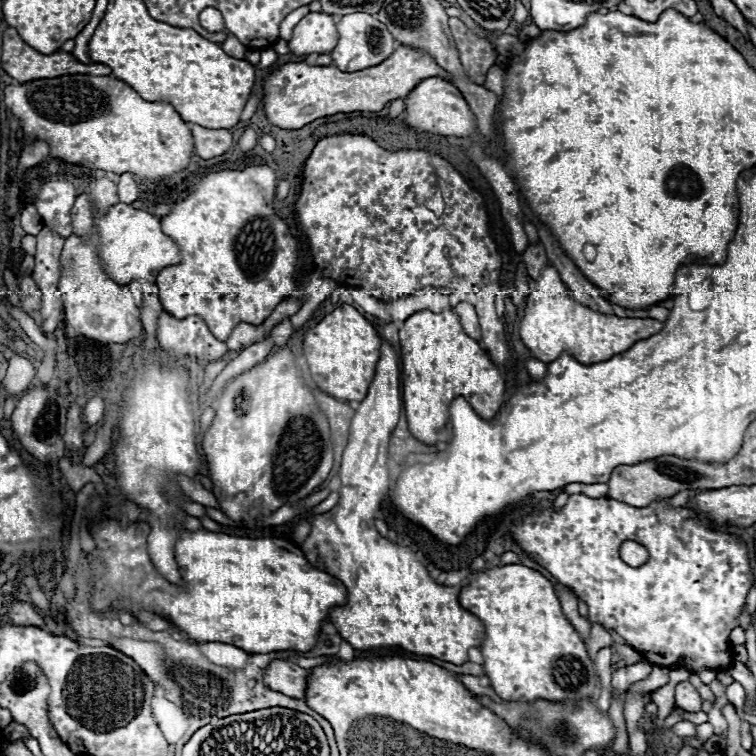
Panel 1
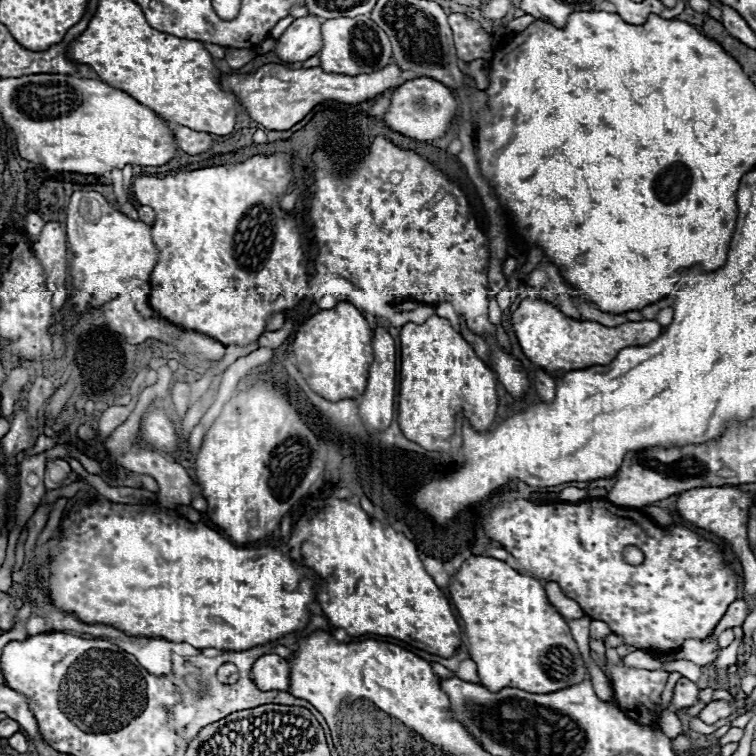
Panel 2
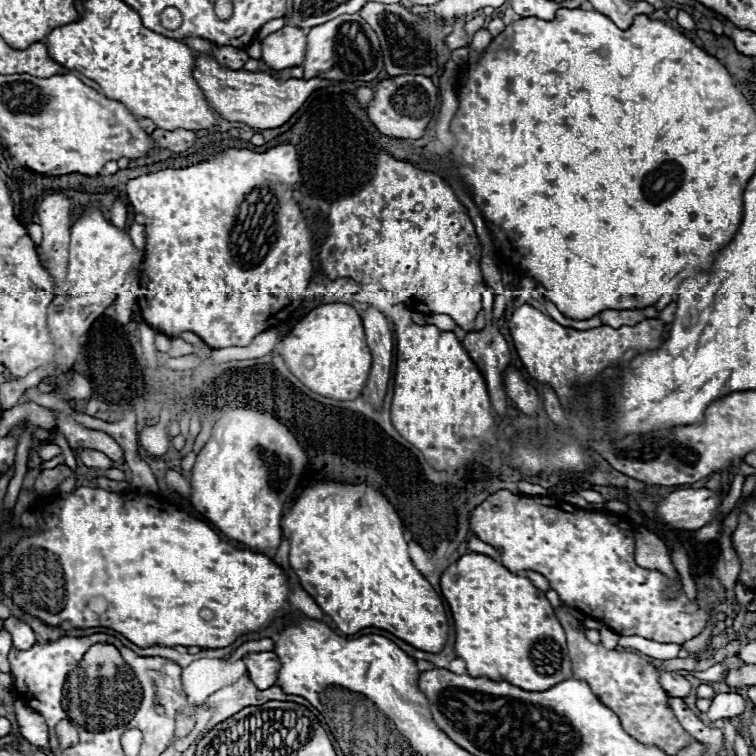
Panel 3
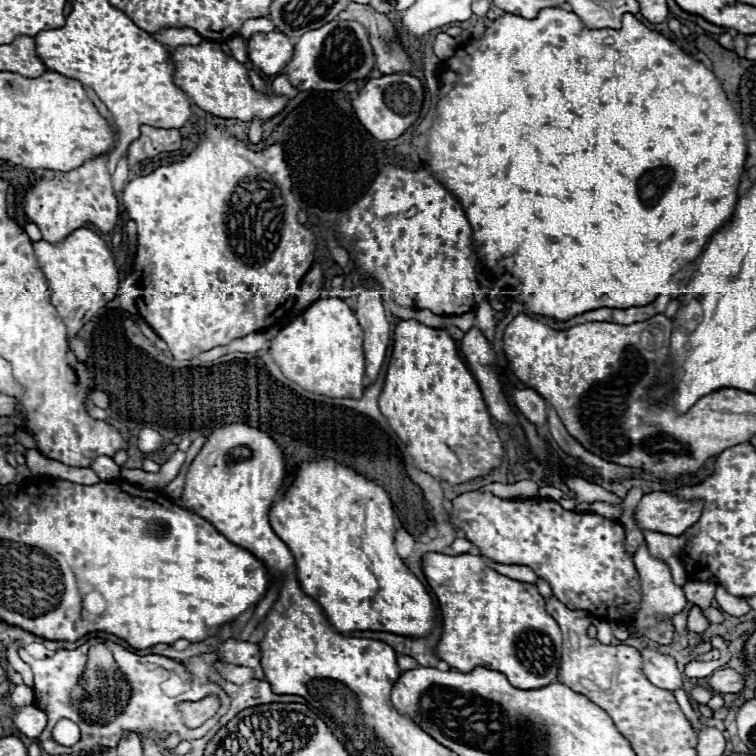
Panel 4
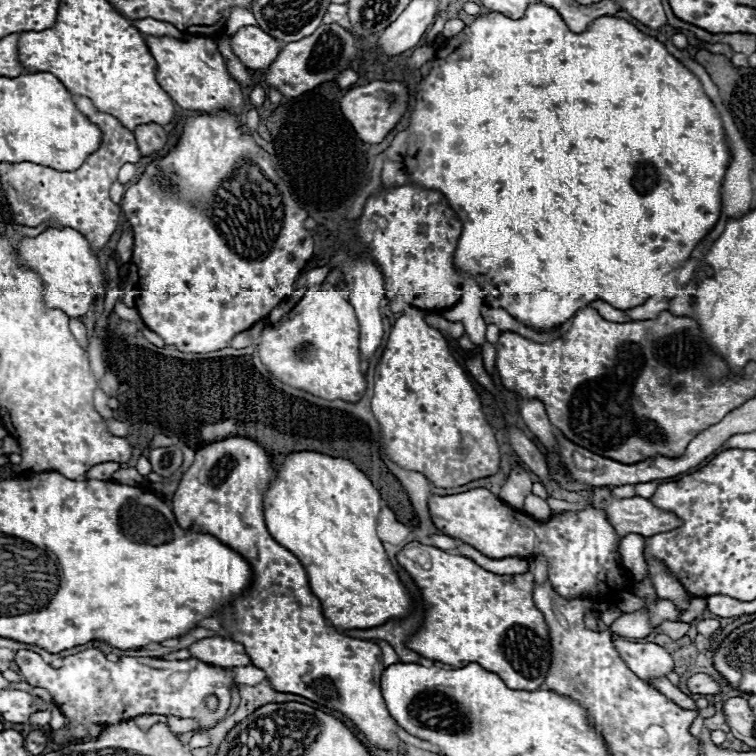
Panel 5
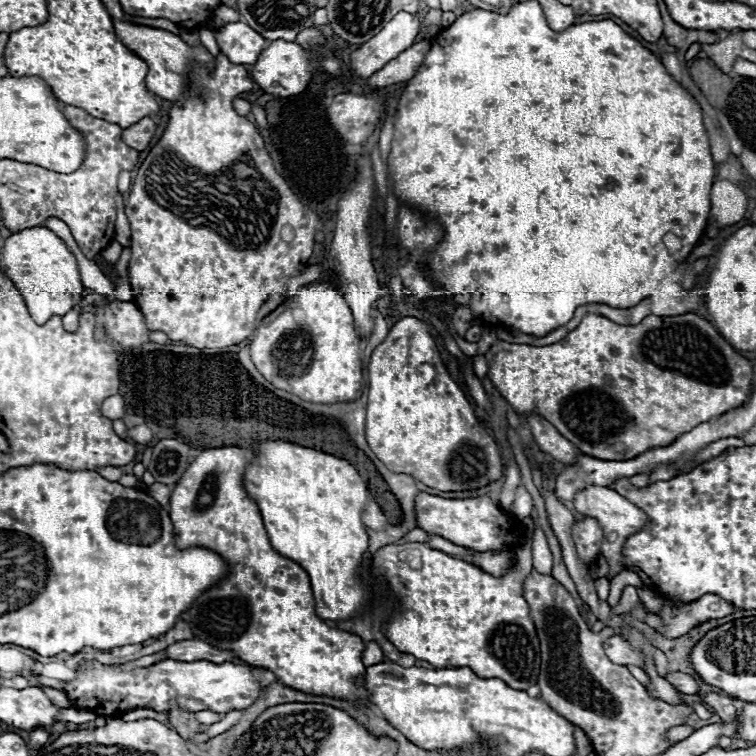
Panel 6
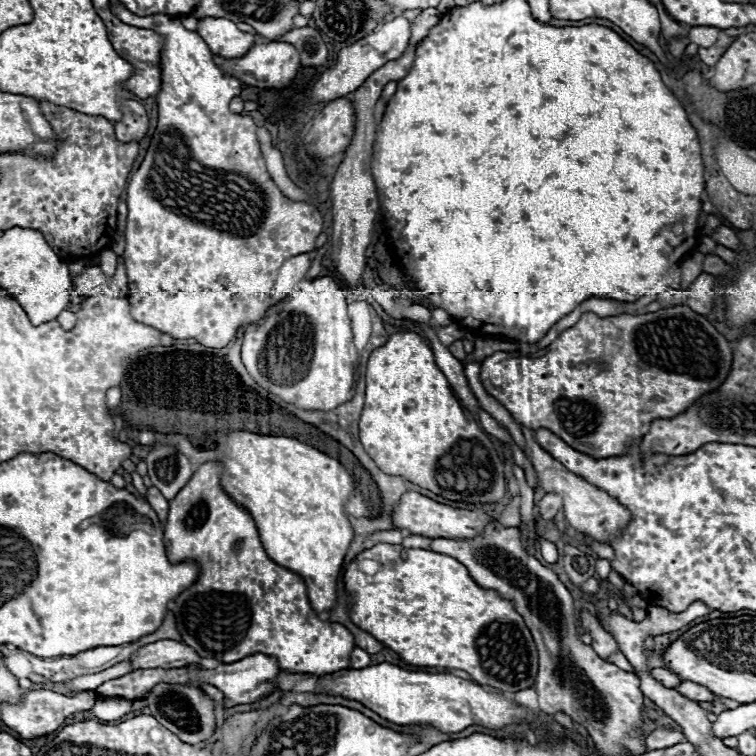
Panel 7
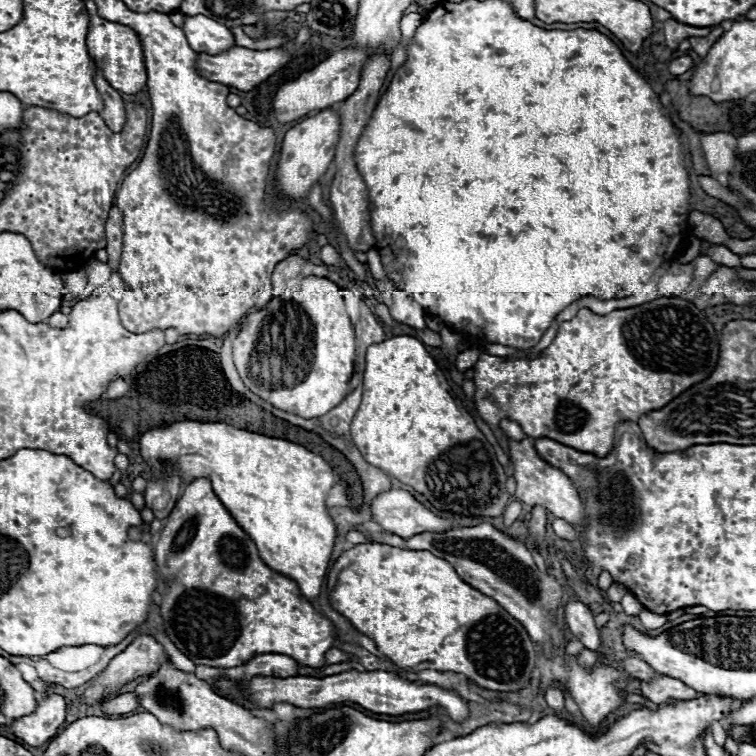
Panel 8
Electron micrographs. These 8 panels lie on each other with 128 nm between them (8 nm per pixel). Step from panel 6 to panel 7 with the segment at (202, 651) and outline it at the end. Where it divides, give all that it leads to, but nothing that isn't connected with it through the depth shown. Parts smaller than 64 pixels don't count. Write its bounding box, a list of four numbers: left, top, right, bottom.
[130,640,202,670]

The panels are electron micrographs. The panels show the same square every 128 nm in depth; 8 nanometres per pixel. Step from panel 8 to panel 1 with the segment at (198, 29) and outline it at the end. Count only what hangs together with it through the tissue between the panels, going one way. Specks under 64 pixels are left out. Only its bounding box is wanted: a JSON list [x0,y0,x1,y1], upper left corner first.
[290,12,338,54]

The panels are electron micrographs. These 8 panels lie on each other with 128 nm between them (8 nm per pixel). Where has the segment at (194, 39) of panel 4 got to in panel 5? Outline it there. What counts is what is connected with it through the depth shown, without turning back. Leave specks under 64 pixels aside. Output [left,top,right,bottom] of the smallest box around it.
[130,18,184,40]

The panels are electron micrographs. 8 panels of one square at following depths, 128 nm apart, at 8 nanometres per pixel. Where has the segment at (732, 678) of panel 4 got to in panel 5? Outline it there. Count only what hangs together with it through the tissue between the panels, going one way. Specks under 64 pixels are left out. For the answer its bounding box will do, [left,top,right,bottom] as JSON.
[688,674,722,694]

